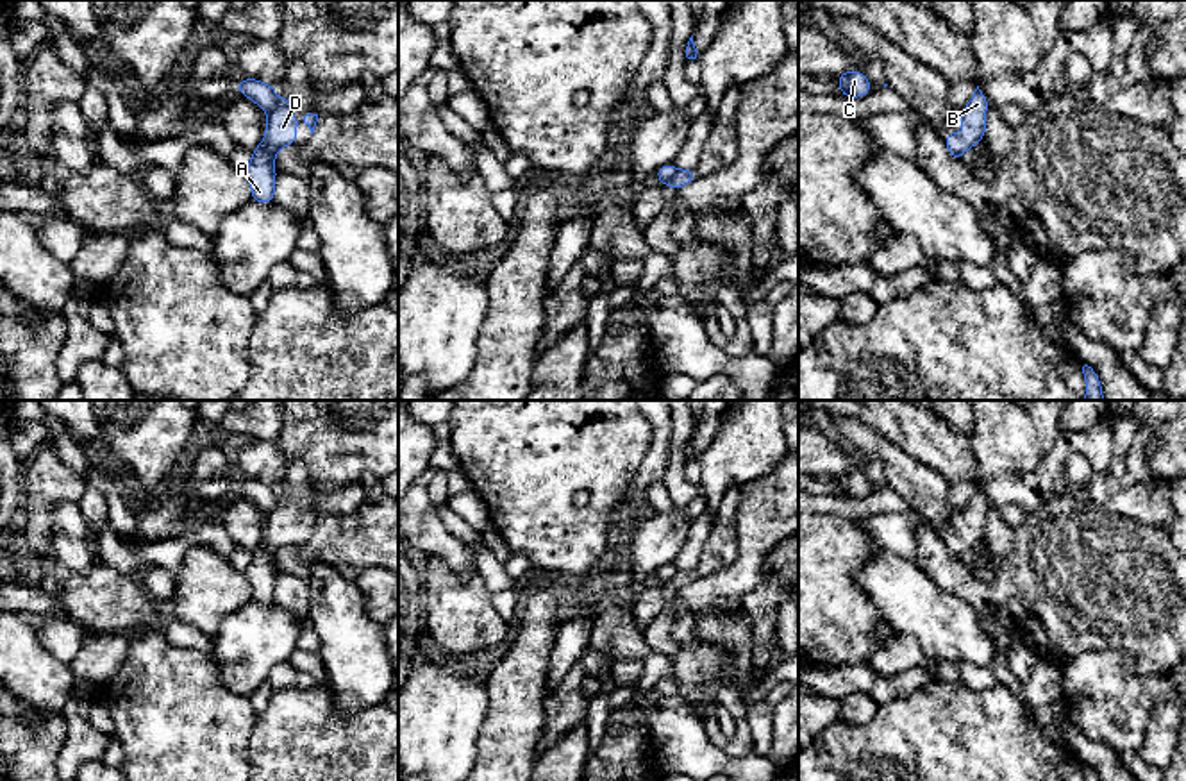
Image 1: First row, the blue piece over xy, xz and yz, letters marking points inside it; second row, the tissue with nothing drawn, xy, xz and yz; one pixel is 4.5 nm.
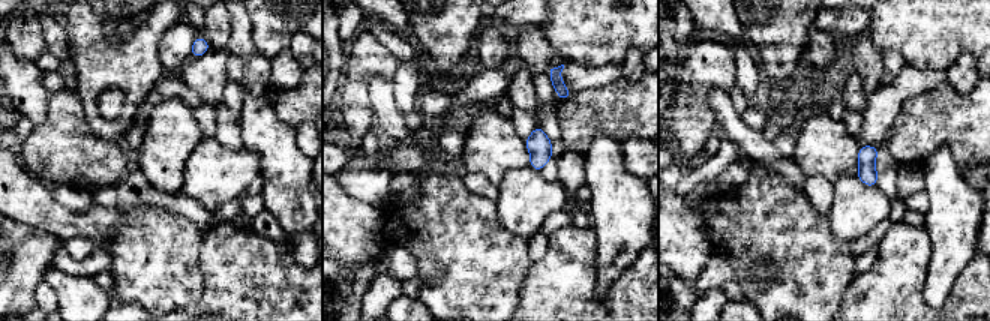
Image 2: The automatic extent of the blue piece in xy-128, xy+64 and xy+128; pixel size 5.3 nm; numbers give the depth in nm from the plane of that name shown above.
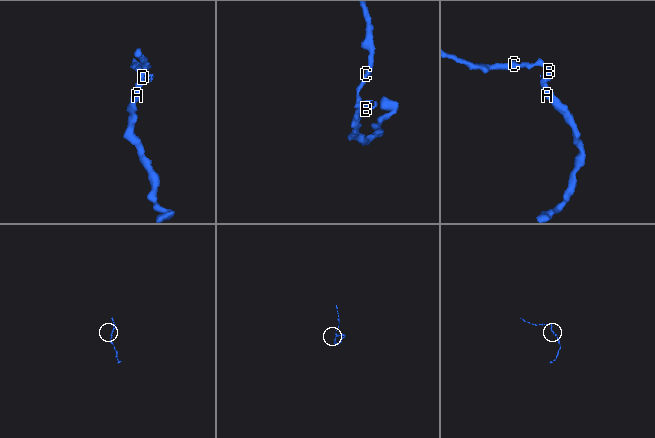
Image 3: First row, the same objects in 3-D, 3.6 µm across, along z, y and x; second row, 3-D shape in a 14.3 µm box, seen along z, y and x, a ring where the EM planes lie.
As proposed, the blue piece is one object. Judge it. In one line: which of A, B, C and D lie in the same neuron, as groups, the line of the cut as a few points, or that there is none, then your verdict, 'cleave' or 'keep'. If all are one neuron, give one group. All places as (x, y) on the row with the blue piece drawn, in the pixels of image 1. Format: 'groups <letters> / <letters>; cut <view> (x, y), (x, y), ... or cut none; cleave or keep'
groups A B D / C; cut xz (677, 170), (668, 184); cleave

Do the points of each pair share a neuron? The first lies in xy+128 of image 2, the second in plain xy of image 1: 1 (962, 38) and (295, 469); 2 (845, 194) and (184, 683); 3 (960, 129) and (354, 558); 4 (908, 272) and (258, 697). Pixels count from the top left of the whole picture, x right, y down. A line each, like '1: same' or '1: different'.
1: different
2: different
3: same
4: different

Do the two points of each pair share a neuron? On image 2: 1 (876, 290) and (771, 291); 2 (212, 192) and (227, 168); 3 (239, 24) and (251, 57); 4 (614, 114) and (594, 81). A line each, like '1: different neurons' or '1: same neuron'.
1: different neurons
2: same neuron
3: same neuron
4: different neurons

